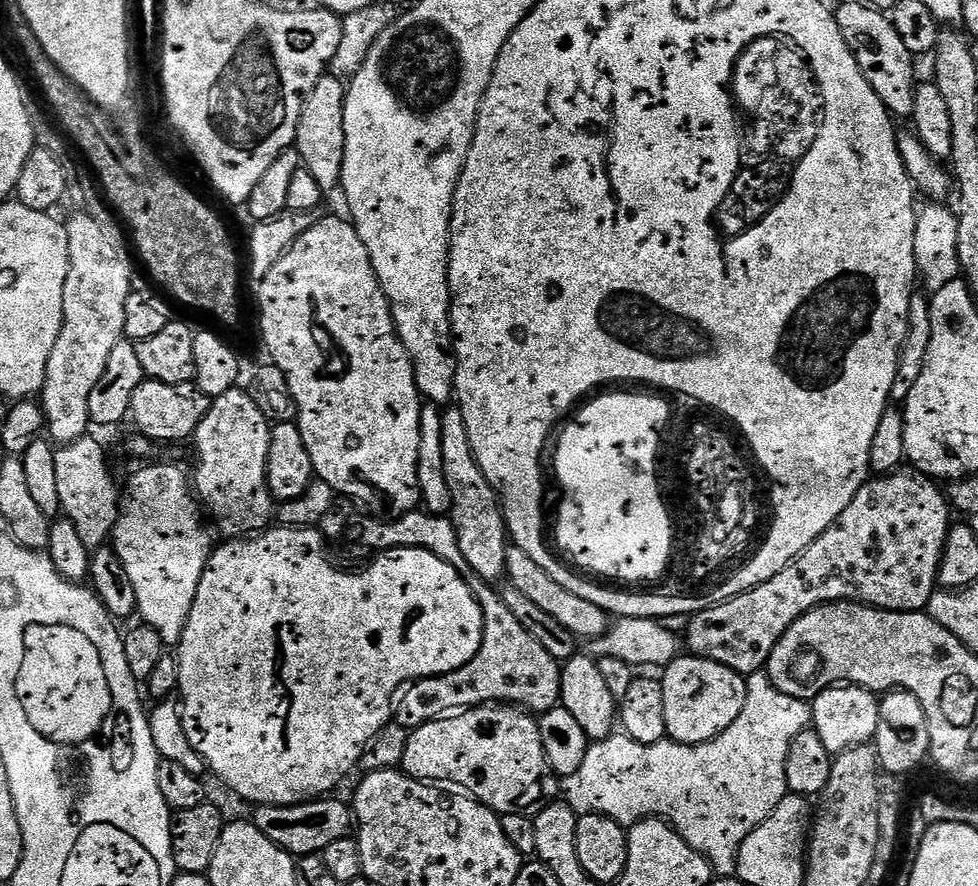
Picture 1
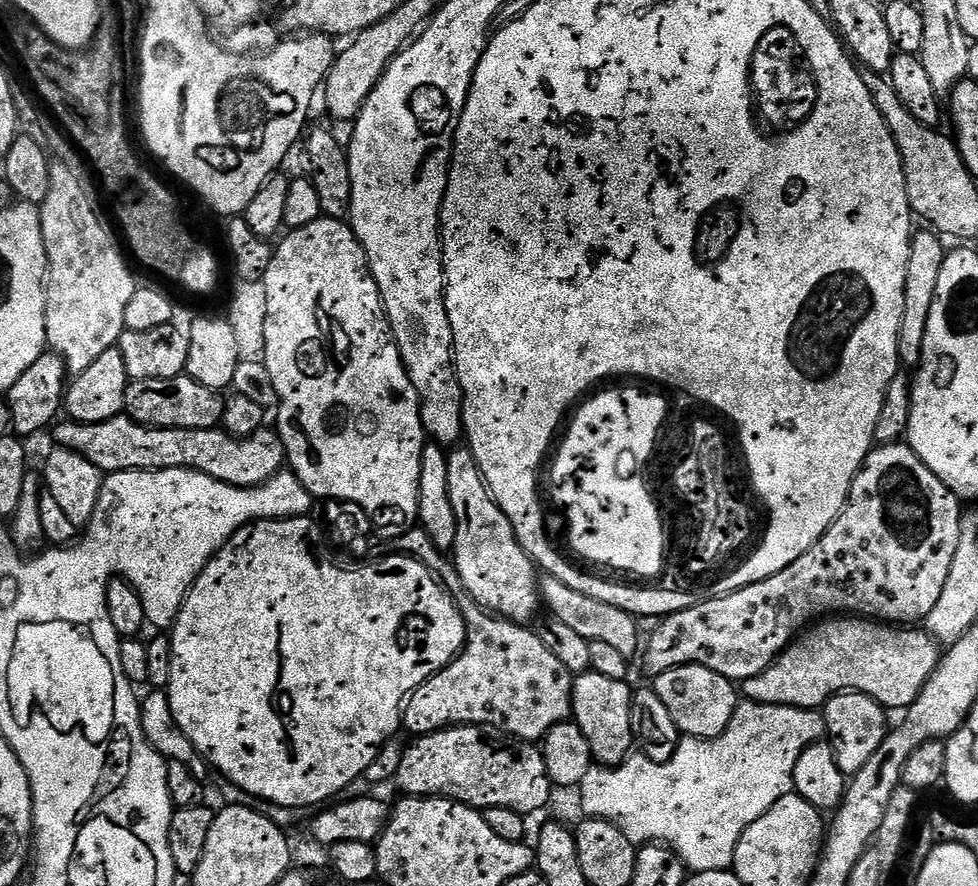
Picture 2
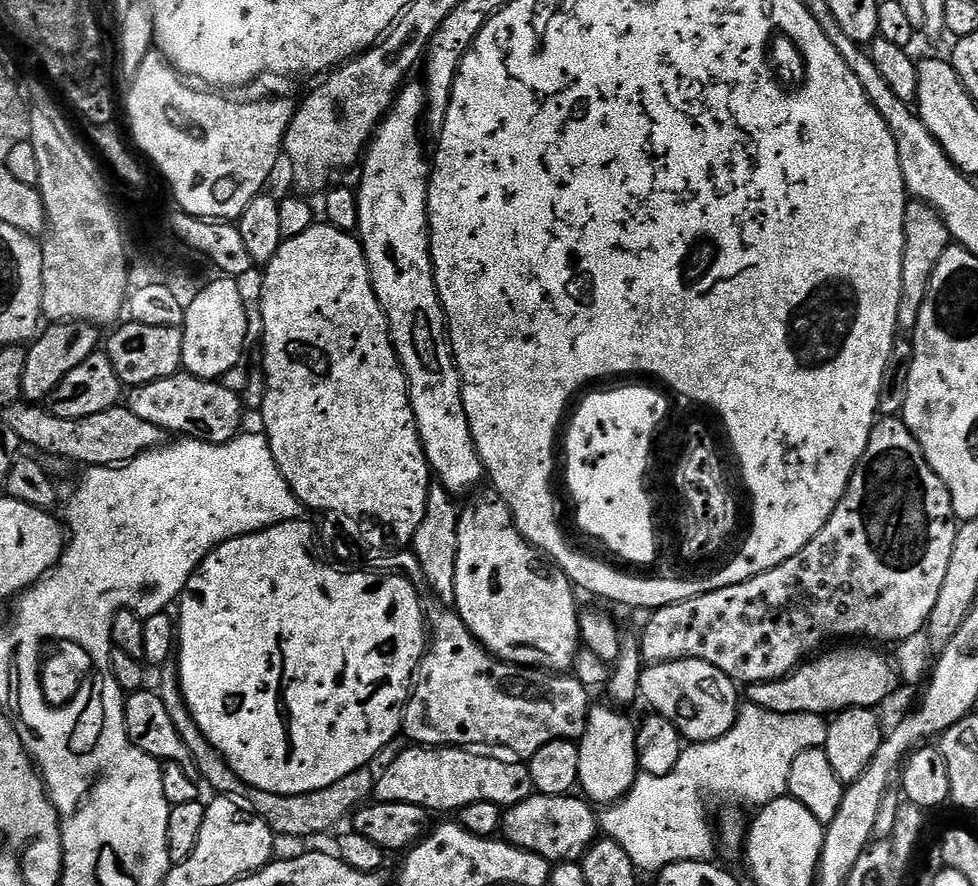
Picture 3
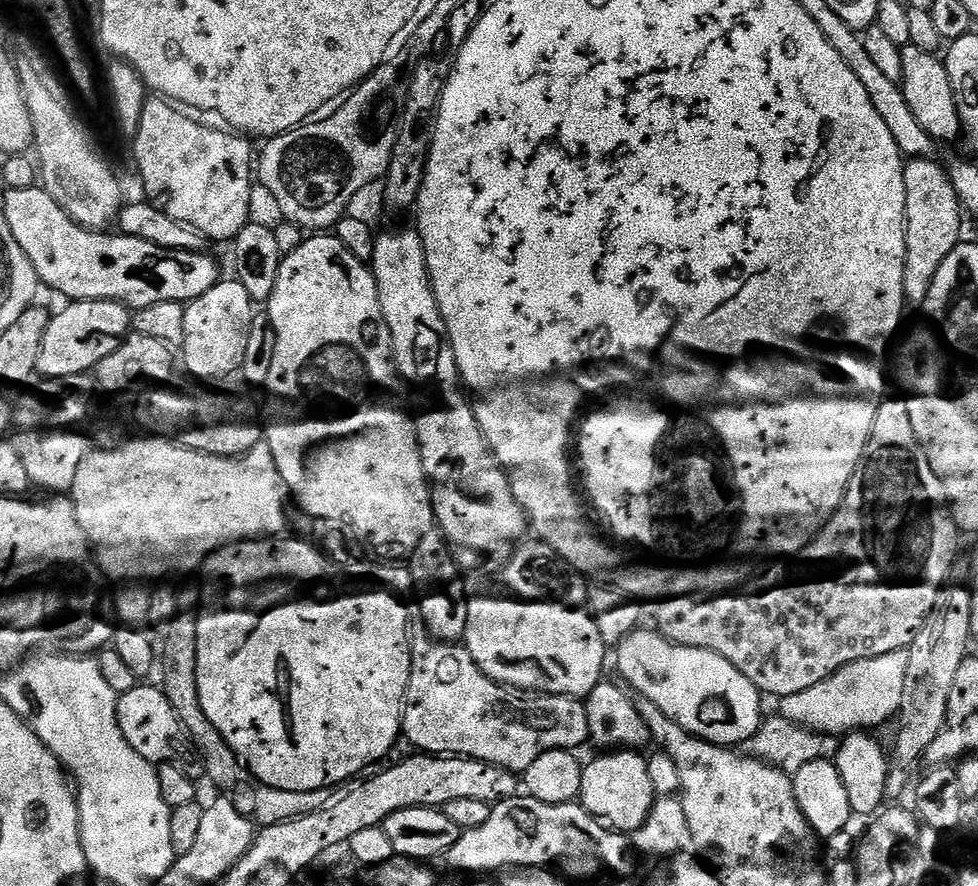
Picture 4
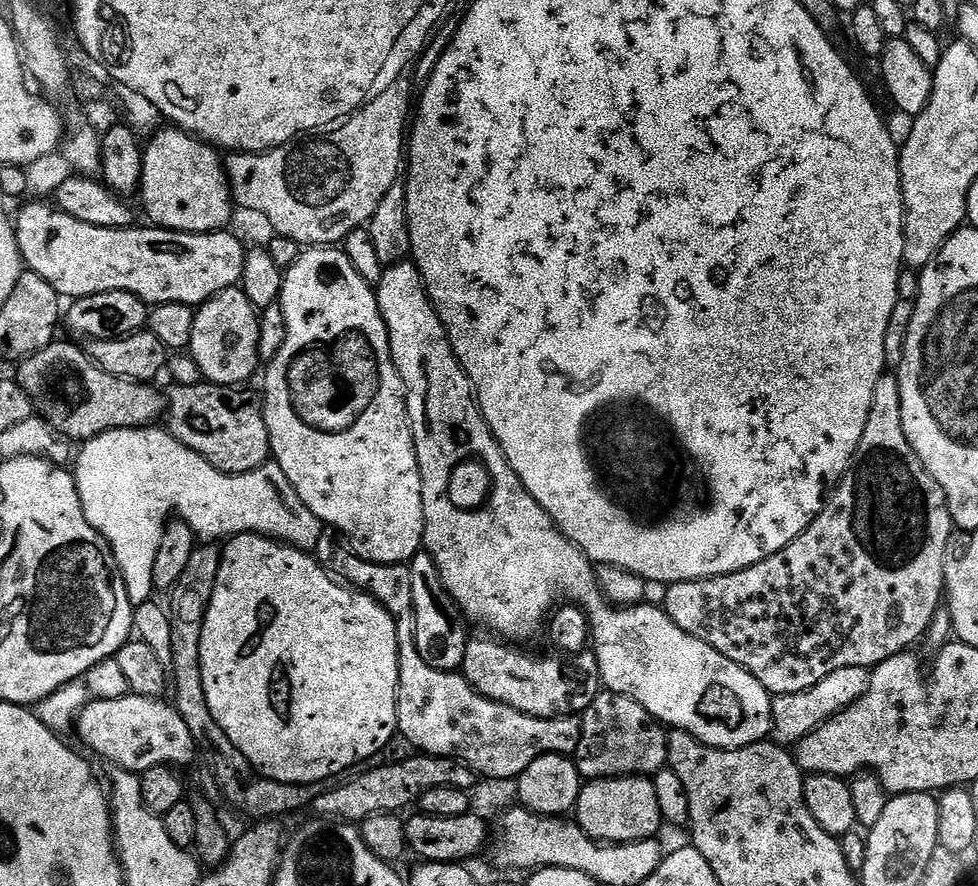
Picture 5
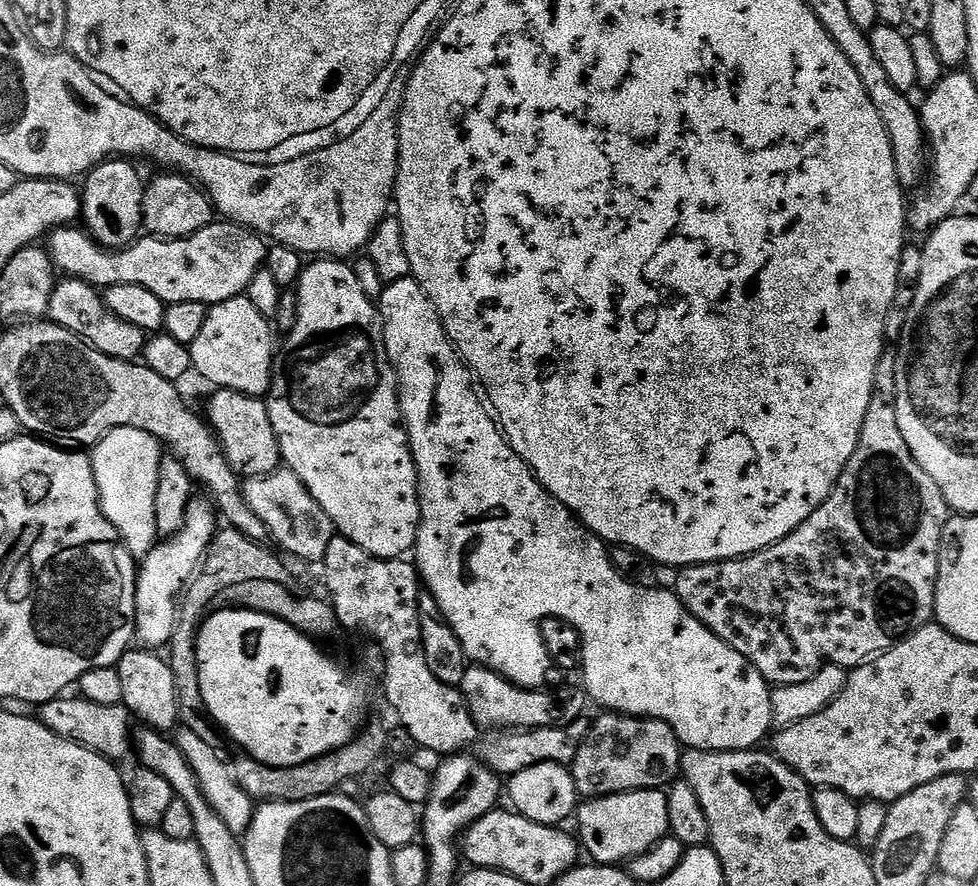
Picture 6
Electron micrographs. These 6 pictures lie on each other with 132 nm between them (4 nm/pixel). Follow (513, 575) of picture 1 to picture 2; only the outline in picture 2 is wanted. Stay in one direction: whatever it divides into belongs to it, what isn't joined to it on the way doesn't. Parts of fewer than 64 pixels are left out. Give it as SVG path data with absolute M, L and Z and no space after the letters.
M544 574L539 577L540 599L545 609L549 608L551 619L570 626L575 633L587 637L588 640L606 642L617 648L623 656L632 658L642 648L642 632L637 617L630 615L626 610L618 610L618 606L610 606L610 602L598 602L598 598L590 598L586 594L578 594L574 586L566 586L558 578Z

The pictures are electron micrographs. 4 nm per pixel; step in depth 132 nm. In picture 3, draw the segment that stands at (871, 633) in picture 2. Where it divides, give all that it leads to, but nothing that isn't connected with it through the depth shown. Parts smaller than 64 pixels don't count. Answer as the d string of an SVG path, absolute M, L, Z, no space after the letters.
M836 646L821 651L781 680L747 685L747 703L762 706L762 710L770 710L770 714L818 714L823 717L845 712L847 708L879 709L879 704L896 692L897 669L889 657L888 661L882 653L872 649L875 647L848 647L852 646Z

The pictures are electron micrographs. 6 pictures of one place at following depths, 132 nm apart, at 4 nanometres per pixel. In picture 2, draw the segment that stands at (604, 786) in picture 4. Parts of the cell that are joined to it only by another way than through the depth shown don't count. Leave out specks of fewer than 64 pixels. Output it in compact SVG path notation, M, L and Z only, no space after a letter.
M586 671L572 681L572 716L574 722L586 734L590 742L592 759L600 766L621 764L633 751L632 723L630 710L634 688L628 680L606 678L606 674Z

